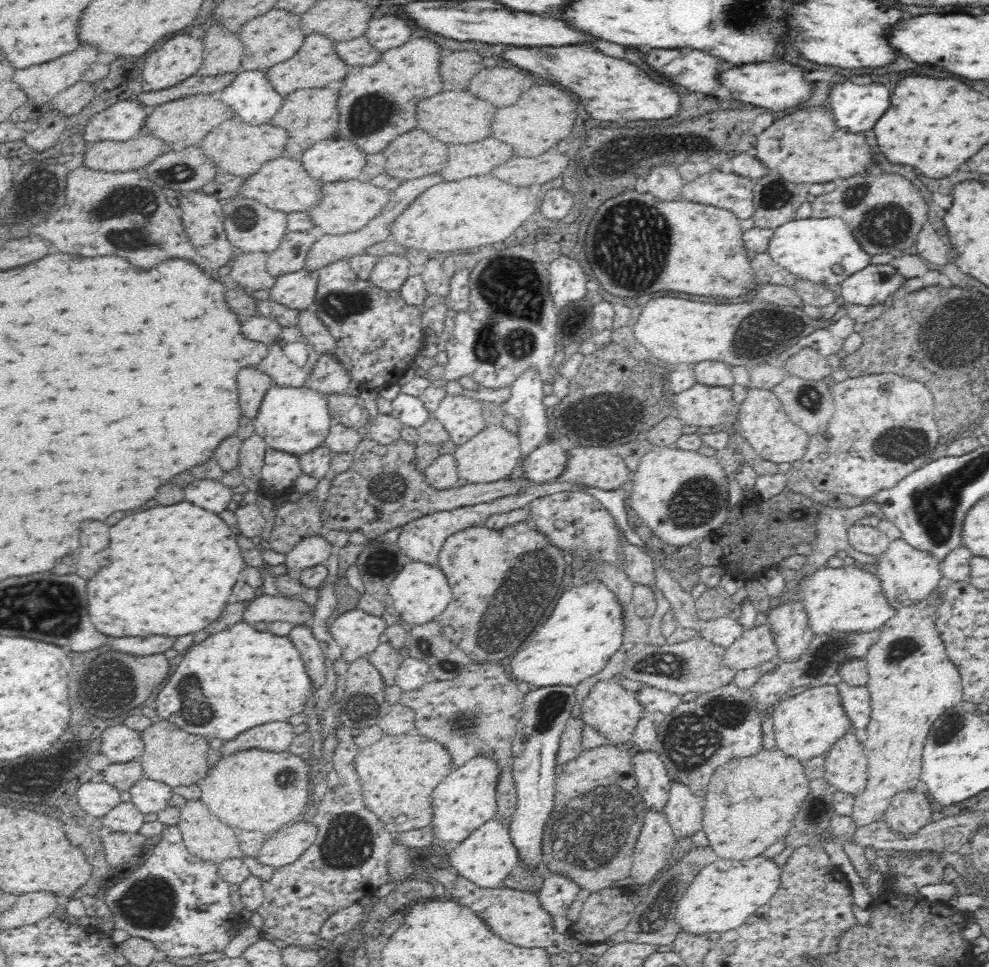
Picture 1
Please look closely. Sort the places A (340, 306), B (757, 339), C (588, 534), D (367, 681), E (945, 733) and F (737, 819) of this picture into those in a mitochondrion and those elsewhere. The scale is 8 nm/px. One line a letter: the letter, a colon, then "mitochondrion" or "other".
A: mitochondrion
B: mitochondrion
C: other
D: other
E: mitochondrion
F: other

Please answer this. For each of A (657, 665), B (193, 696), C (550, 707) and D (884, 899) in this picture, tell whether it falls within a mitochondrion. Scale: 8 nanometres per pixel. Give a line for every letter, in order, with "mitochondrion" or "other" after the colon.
A: mitochondrion
B: mitochondrion
C: mitochondrion
D: other

